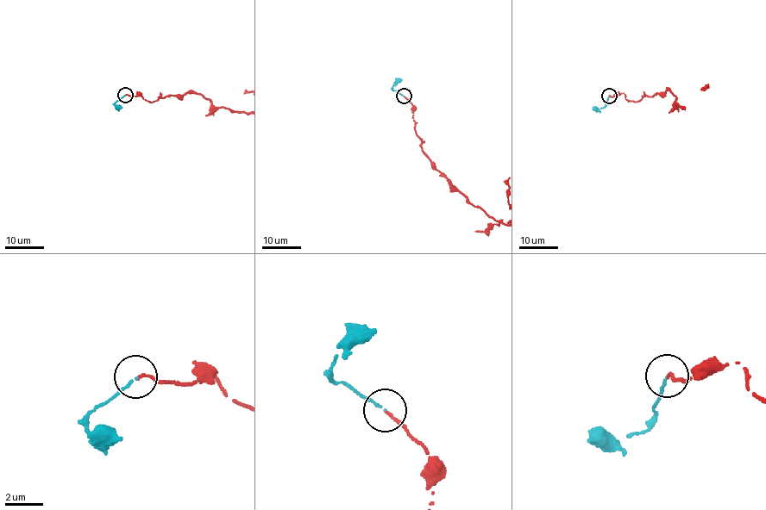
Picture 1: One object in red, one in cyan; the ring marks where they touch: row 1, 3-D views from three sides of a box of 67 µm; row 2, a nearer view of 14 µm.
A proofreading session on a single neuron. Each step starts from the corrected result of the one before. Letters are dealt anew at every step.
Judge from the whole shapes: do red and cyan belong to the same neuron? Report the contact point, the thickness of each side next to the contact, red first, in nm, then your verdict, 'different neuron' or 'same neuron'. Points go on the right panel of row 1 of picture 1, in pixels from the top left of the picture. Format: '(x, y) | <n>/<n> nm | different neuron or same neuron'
(609, 96) | 130/110 nm | same neuron

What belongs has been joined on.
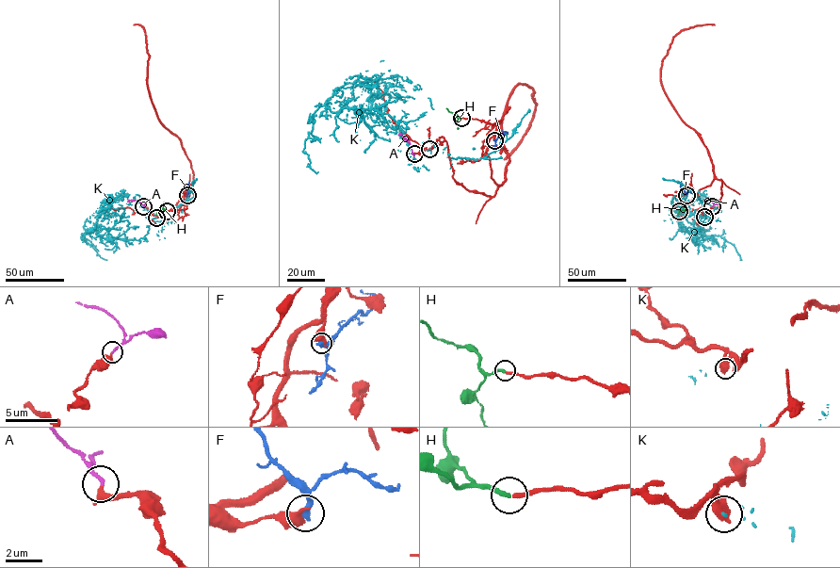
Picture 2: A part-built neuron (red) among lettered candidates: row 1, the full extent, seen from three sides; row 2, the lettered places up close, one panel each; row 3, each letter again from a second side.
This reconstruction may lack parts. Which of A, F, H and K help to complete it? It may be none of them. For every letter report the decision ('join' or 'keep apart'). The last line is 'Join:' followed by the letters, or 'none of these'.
A: join
F: keep apart
H: join
K: keep apart
Join: A, H

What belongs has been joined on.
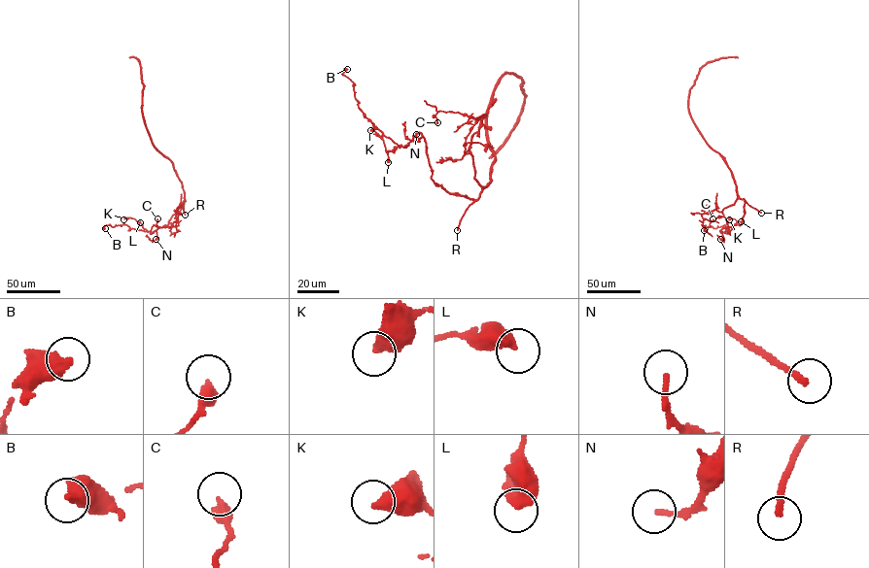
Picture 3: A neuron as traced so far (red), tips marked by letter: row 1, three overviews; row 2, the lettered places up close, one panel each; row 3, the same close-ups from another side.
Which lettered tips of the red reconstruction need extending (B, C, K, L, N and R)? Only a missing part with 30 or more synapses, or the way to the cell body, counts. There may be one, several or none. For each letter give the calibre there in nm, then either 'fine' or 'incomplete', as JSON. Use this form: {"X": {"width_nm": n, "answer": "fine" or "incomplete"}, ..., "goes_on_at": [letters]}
{"B": {"width_nm": 550, "answer": "fine"}, "C": {"width_nm": 400, "answer": "fine"}, "K": {"width_nm": 500, "answer": "fine"}, "L": {"width_nm": 550, "answer": "fine"}, "N": {"width_nm": 160, "answer": "incomplete"}, "R": {"width_nm": 180, "answer": "incomplete"}, "goes_on_at": ["N", "R"]}

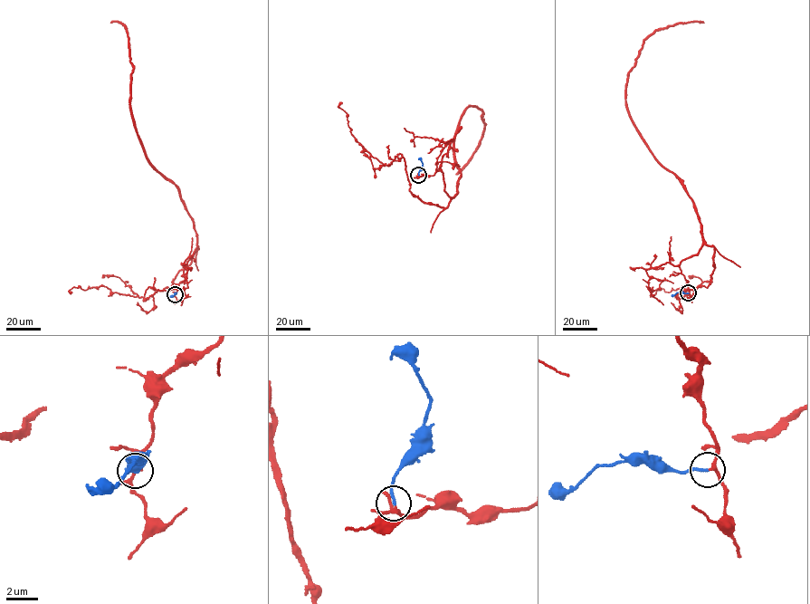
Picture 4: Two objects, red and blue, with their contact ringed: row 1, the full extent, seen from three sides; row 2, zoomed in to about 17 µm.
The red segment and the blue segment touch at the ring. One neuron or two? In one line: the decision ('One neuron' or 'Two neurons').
One neuron

